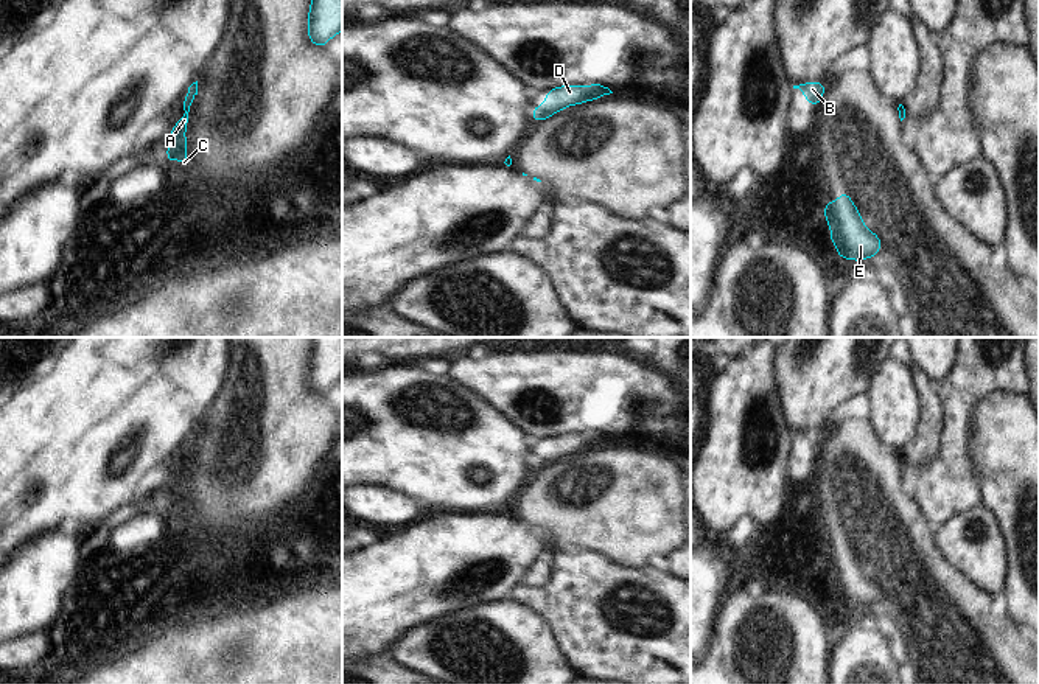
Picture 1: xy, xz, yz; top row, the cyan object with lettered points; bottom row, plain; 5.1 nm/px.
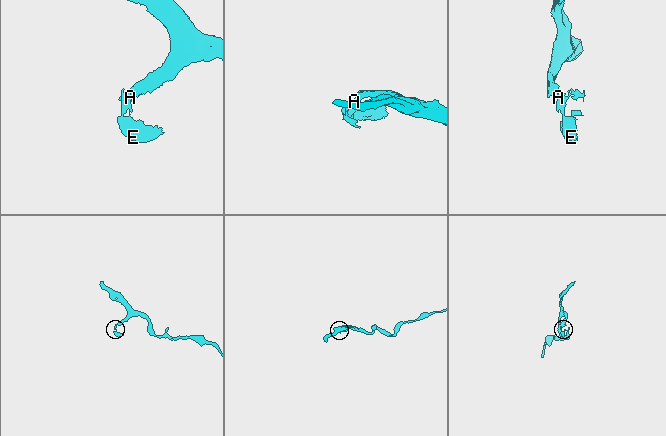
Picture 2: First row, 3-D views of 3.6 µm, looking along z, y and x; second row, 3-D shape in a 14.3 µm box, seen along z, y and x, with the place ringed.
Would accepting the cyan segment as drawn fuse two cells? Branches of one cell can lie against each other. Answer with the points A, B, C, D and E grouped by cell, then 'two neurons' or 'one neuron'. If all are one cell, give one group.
groups A C E / B D; two neurons

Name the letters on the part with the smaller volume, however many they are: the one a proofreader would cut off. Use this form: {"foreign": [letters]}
{"foreign": ["A", "C", "E"]}

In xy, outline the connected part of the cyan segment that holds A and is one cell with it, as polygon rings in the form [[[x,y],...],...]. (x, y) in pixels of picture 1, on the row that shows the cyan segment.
[[[185,98],[182,101],[182,107],[184,107],[185,113],[182,118],[177,120],[174,129],[170,134],[168,152],[166,152],[166,160],[170,163],[174,163],[179,154],[184,155],[180,159],[182,166],[187,166],[190,163],[190,159],[187,155],[185,129],[187,129],[188,112],[190,112],[191,104],[193,104],[193,99]]]

